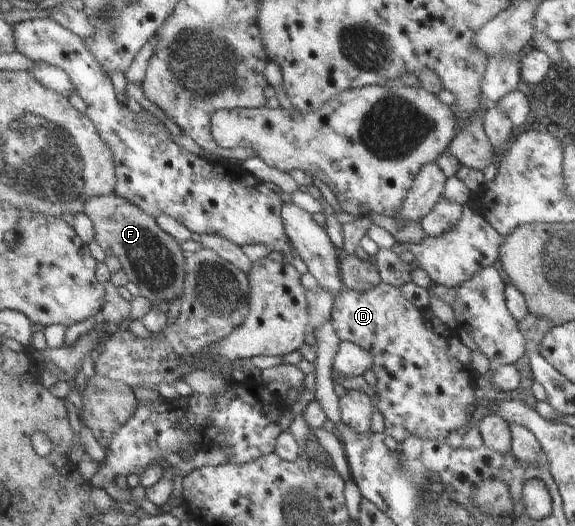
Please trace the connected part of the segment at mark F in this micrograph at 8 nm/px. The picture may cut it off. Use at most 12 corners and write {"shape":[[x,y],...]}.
{"shape":[[115,193],[85,213],[153,305],[183,297],[185,252],[155,217]]}

